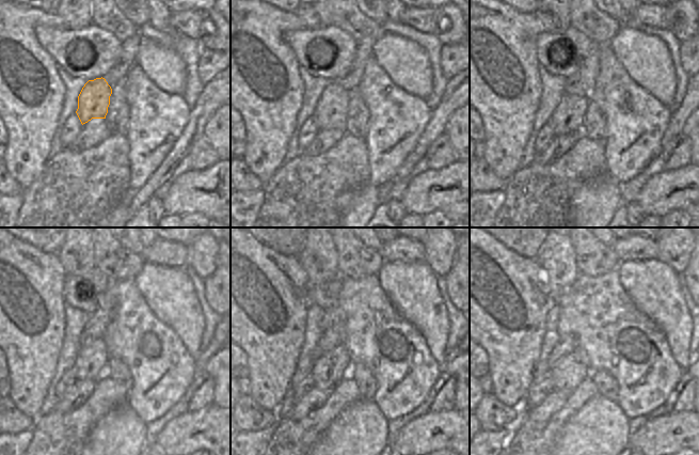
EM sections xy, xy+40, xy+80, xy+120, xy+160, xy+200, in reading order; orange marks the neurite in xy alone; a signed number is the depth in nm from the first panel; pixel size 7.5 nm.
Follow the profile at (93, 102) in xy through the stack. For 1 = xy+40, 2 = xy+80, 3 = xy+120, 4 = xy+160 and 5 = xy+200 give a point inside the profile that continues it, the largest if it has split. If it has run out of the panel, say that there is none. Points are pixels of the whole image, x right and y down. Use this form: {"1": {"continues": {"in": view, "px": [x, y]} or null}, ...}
{"1": {"continues": {"in": "xy+40", "px": [331, 112]}}, "2": {"continues": {"in": "xy+80", "px": [568, 118]}}, "3": {"continues": {"in": "xy+120", "px": [92, 358]}}, "4": {"continues": {"in": "xy+160", "px": [328, 369]}}, "5": {"continues": {"in": "xy+200", "px": [571, 370]}}}

